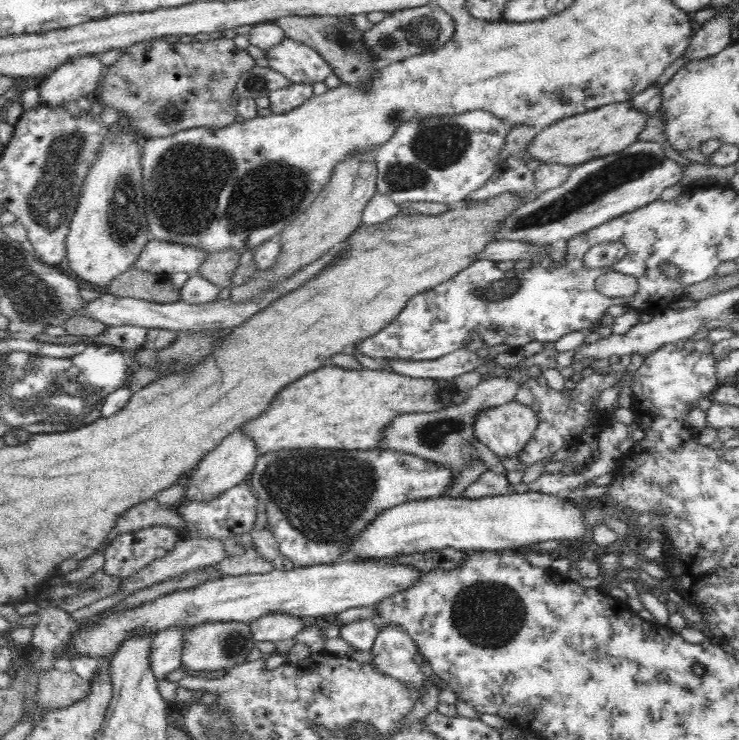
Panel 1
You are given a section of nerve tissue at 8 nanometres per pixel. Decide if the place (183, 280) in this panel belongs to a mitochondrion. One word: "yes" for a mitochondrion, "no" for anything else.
no

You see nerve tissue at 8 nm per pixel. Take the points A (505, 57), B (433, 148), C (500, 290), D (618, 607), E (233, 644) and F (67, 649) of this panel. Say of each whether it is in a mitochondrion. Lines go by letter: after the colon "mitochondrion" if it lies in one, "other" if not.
A: other
B: mitochondrion
C: mitochondrion
D: other
E: mitochondrion
F: other

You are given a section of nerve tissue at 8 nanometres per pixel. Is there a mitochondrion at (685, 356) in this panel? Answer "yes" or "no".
no

